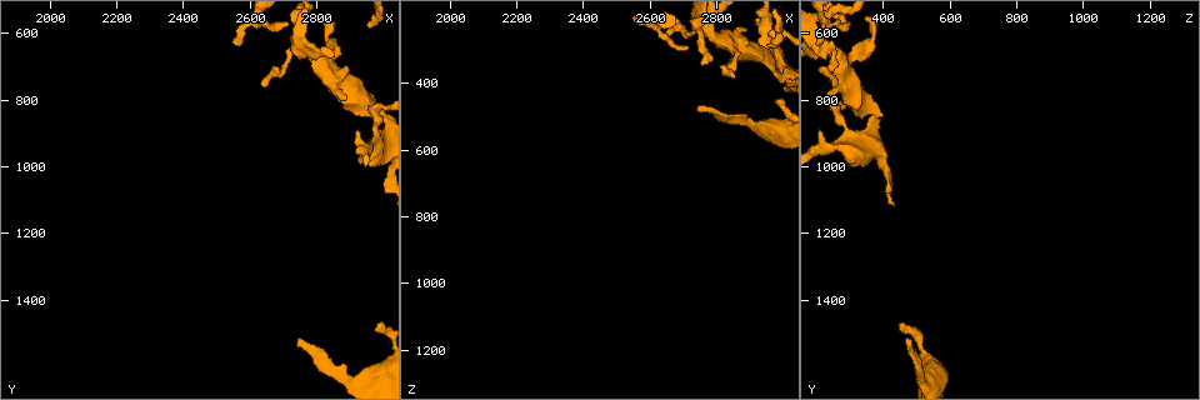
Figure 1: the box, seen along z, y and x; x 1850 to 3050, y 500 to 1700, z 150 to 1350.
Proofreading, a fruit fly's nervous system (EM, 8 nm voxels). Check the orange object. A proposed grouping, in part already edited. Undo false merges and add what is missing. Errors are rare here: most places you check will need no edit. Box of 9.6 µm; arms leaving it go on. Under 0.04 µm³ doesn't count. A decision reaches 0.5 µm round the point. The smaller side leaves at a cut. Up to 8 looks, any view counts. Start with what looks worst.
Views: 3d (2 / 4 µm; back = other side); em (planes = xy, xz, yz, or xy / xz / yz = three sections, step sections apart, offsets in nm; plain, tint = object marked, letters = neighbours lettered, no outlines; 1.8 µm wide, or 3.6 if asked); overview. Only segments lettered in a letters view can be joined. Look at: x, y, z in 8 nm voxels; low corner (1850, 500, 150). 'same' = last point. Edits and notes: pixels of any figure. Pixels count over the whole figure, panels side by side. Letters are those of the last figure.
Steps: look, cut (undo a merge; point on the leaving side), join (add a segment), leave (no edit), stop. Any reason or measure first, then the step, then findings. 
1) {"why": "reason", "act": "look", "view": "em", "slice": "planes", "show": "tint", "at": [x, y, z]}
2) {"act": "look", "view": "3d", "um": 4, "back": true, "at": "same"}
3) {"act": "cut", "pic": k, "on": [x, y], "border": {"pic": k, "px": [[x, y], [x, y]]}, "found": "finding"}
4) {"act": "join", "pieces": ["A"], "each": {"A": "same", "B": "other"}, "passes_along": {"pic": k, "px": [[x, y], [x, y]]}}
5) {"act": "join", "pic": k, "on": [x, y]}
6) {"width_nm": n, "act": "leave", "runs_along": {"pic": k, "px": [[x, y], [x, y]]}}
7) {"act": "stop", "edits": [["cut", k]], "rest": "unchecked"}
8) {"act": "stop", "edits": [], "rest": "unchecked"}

{"why": "three arms meet", "act": "look", "view": "em", "slice": "xz", "step": 4, "show": "tint", "at": [2760, 640, 230]}

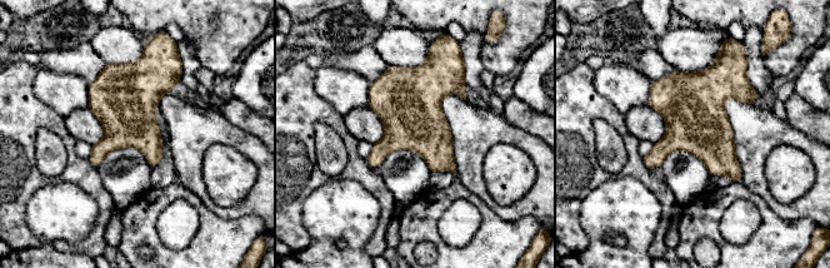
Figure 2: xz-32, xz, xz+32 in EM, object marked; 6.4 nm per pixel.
{"act": "look", "view": "em", "slice": "planes", "show": "letters", "at": "same"}

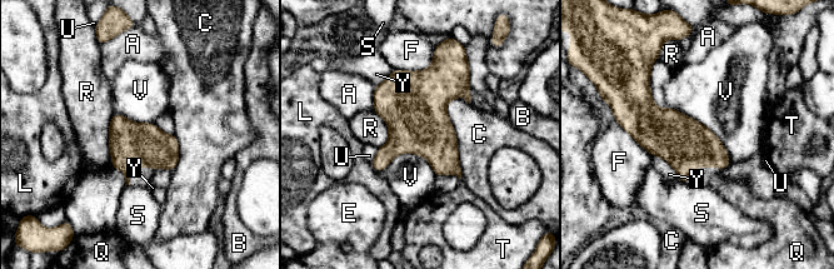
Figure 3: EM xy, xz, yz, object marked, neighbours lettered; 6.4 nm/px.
{"width_nm": 280, "act": "leave", "each": {"A": "other", "B": "other", "C": "other", "E": "other", "F": "other", "L": "other", "Q": "other", "R": "other", "S": "other", "T": "other", "U": "other", "V": "other", "Y": "other"}, "border": {"pic": 3, "px": [[668, 106], [707, 126], [730, 164]]}, "found": "all the same cell"}

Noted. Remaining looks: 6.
{"why": "branch stops here", "act": "look", "view": "em", "slice": "planes", "show": "letters", "at": [2980, 1490, 450]}

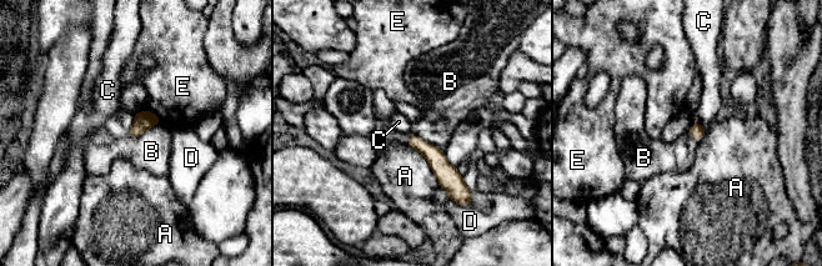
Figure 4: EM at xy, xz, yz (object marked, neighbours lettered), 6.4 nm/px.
{"act": "leave", "each": {"A": "other", "B": "other", "C": "other", "D": "other", "E": "other"}, "border": {"pic": 4, "px": [[405, 140], [419, 135], [442, 151]]}, "found": "no lettered segment goes on from it"}

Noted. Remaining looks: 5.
{"act": "look", "view": "3d", "um": 2, "at": [2970, 950, 320]}

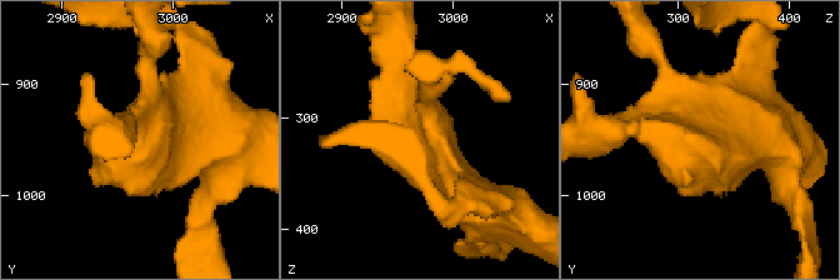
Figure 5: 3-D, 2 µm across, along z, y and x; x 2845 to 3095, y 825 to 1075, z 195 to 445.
{"arms": 3, "arm_widths_nm": [170, 170, 220], "act": "look", "view": "em", "slice": "xz", "step": 8, "show": "tint", "at": [2974, 948, 320]}

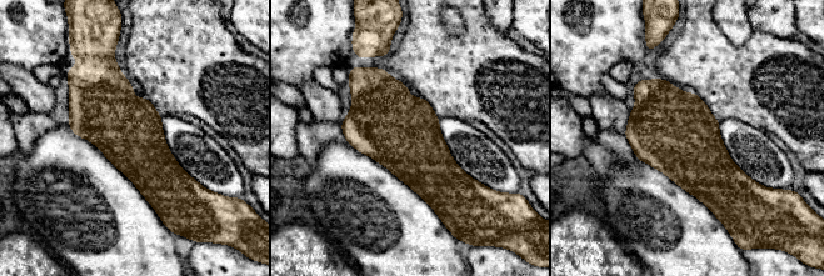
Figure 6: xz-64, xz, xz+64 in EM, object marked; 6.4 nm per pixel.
{"act": "look", "view": "em", "slice": "planes", "show": "letters", "at": "same"}

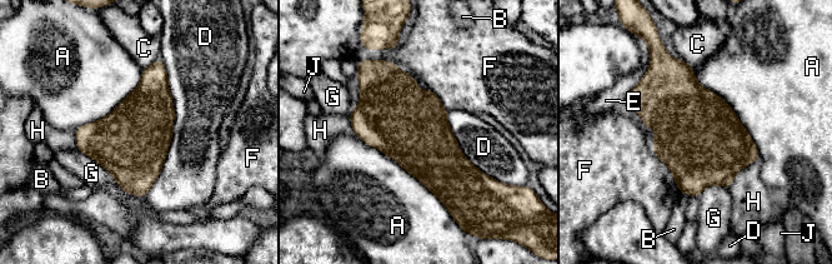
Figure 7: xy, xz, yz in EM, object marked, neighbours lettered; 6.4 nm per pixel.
{"width_nm": 480, "act": "leave", "each": {"A": "other", "B": "other", "C": "other", "D": "other", "E": "other", "F": "other", "G": "other", "H": "other", "J": "other"}, "border": {"pic": 7, "px": [[691, 68], [735, 113], [760, 158]]}, "found": "one cell here"}

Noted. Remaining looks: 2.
{"act": "stop", "edits": [], "rest": "unchecked"}

